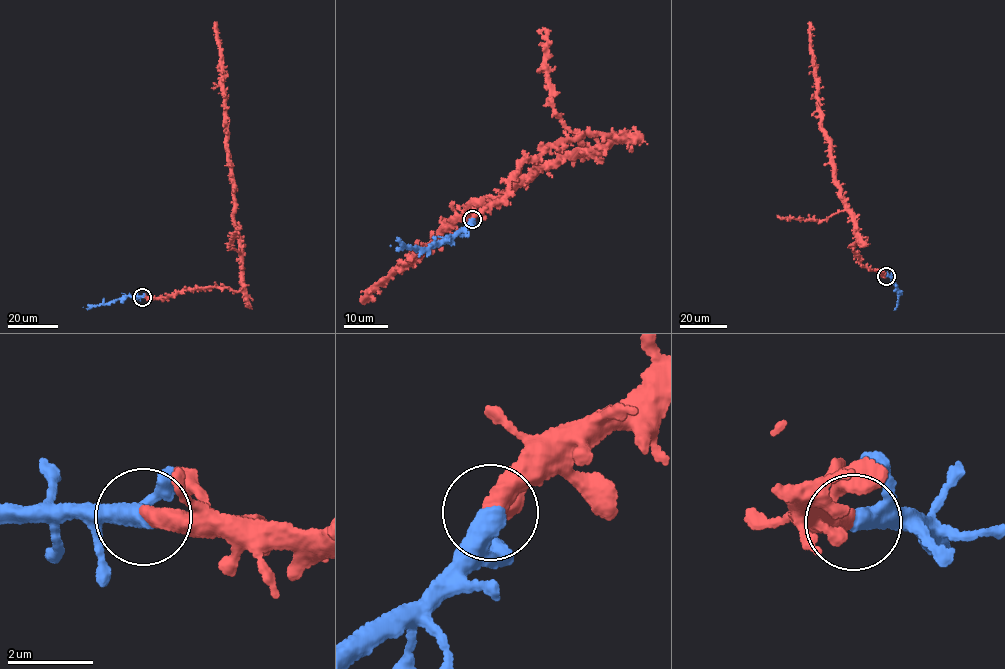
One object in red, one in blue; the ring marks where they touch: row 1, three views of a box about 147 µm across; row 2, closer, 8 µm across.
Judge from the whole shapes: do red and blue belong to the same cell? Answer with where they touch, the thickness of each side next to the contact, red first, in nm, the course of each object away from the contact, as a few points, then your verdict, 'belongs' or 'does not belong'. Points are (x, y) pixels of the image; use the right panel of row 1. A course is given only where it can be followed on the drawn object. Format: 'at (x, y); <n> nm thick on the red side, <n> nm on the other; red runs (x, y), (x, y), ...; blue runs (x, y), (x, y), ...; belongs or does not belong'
at (886, 276); 440 nm thick on the red side, 480 nm on the other; red runs (886, 276), (862, 265), (854, 250), (853, 211), (836, 183), (829, 138), (821, 126), (810, 22); blue runs (886, 276), (892, 278), (899, 294), (896, 309); belongs

